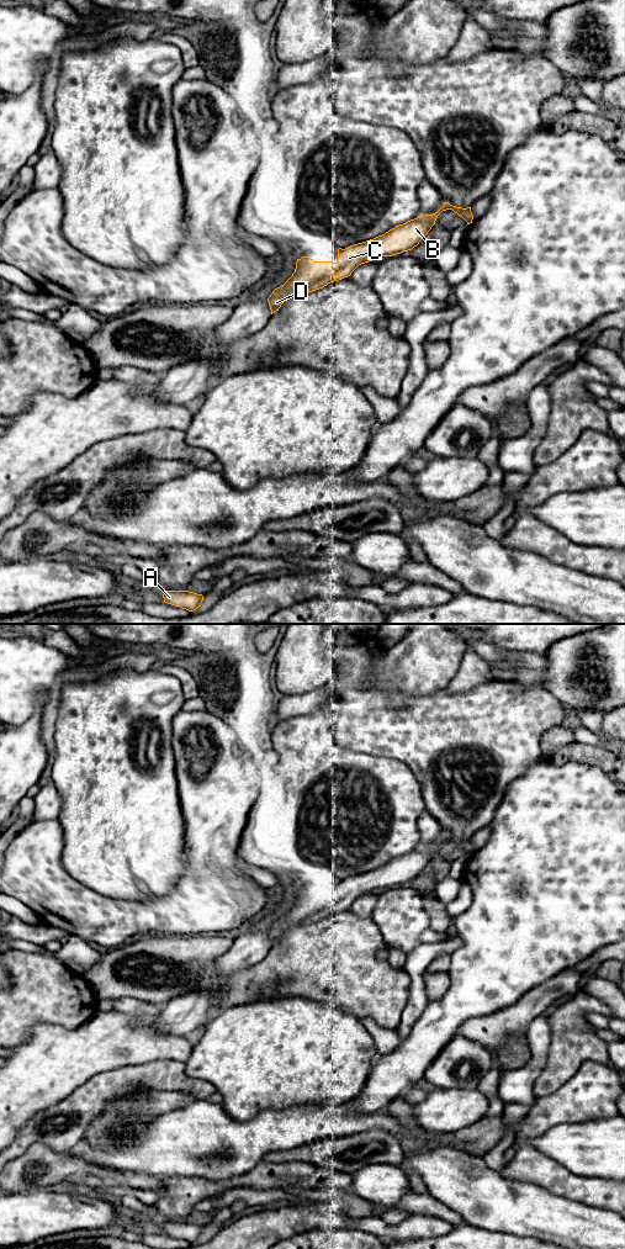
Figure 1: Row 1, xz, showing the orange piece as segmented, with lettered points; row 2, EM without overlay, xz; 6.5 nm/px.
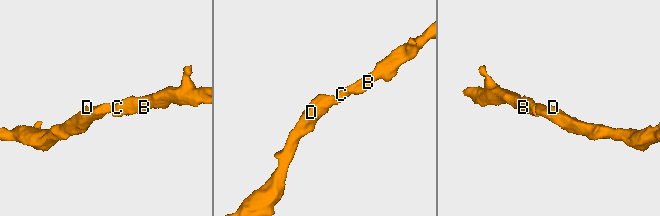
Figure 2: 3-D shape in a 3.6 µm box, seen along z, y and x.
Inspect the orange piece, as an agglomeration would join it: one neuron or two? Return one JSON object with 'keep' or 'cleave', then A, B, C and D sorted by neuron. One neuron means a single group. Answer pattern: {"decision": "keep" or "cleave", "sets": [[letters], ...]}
{"decision": "keep", "sets": [["A", "B", "C", "D"]]}

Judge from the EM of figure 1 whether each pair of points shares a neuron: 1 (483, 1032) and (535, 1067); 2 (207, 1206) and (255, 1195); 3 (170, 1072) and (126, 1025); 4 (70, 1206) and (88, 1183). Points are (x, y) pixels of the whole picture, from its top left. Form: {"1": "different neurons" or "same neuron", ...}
{"1": "different neurons", "2": "same neuron", "3": "different neurons", "4": "different neurons"}

